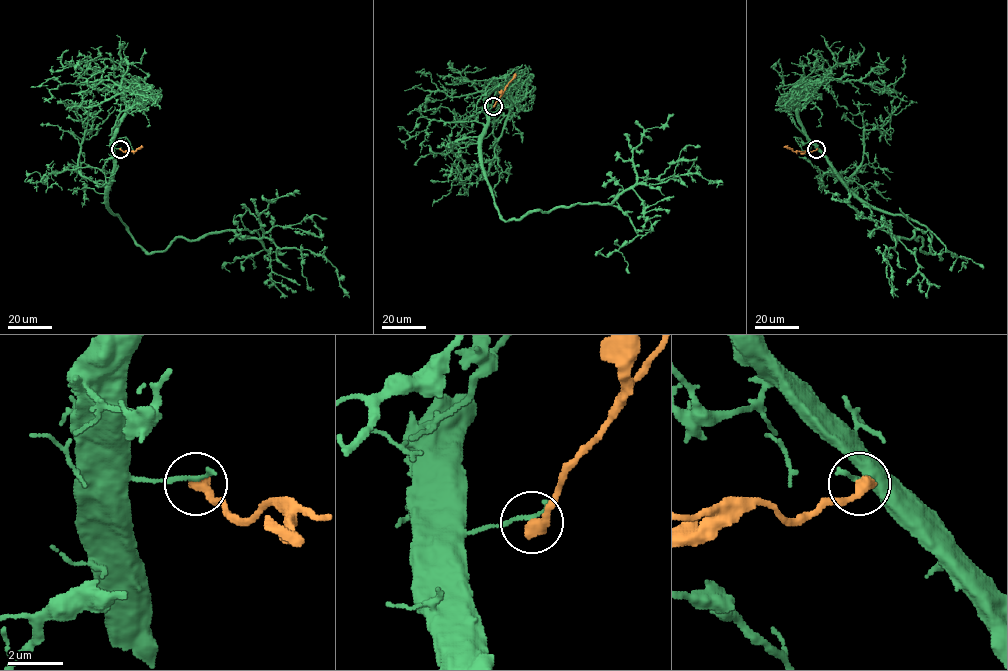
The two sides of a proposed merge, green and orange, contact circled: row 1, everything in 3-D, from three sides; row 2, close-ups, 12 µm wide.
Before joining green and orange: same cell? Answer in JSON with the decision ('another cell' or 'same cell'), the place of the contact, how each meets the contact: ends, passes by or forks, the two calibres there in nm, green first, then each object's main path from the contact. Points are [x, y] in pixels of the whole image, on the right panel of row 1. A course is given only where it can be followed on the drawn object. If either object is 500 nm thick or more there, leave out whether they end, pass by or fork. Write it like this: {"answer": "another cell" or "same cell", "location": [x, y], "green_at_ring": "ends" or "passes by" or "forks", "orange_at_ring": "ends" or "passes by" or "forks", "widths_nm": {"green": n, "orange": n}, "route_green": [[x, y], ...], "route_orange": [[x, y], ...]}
{"answer": "another cell", "location": [816, 149], "green_at_ring": "ends", "orange_at_ring": "ends", "widths_nm": {"green": 190, "orange": 480}, "route_green": [[816, 148], [854, 193], [928, 230], [928, 253], [914, 231], [883, 253], [893, 298]], "route_orange": [[816, 149], [793, 151], [783, 147]]}

